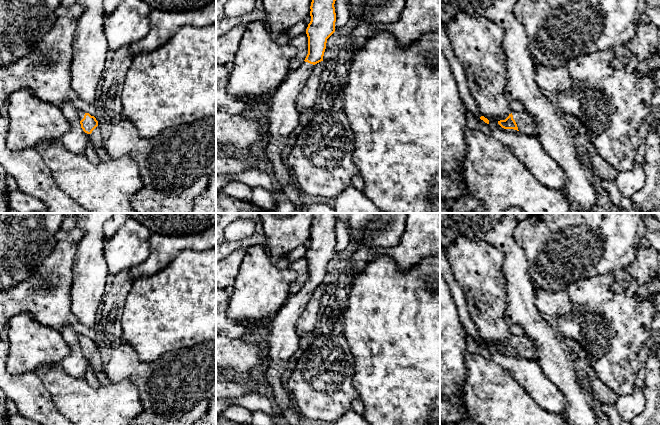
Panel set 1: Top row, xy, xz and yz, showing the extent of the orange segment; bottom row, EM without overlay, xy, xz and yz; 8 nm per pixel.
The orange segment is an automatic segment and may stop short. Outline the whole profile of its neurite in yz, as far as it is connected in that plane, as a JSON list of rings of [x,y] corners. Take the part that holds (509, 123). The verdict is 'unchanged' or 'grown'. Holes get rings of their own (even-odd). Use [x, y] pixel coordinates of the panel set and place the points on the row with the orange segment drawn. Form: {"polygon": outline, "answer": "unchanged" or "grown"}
{"polygon": [[[513,112],[505,120],[498,121],[504,129],[514,129],[522,133],[530,133],[535,129],[533,117],[527,112]]], "answer": "grown"}

